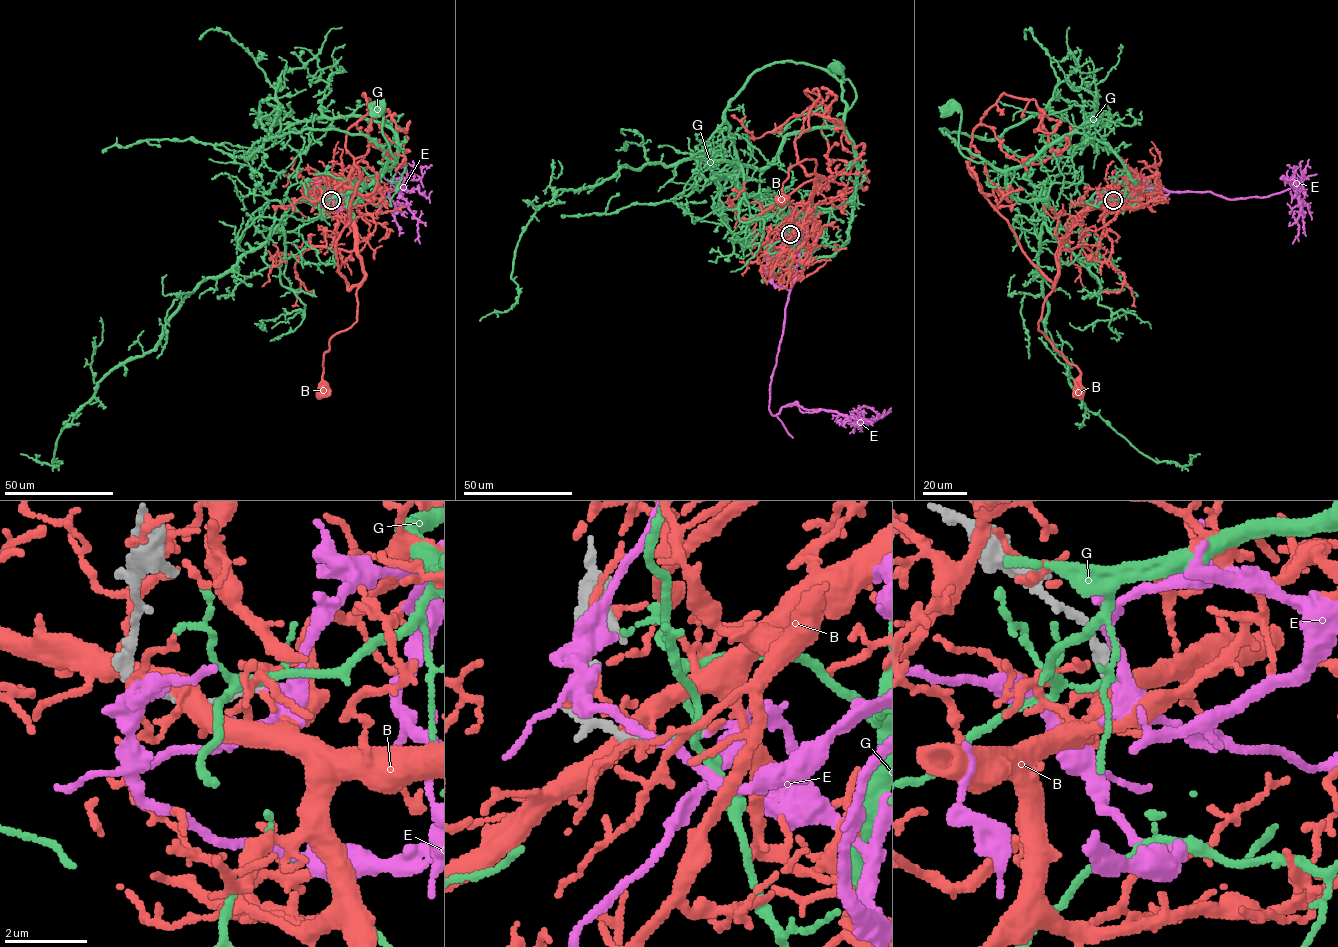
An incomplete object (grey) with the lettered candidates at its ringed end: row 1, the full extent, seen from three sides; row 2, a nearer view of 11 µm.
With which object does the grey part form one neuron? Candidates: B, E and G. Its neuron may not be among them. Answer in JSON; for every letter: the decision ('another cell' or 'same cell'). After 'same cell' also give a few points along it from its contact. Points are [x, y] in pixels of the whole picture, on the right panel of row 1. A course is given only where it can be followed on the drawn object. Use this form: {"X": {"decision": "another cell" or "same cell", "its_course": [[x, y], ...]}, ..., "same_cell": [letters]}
{"B": {"decision": "another cell"}, "E": {"decision": "another cell"}, "G": {"decision": "another cell"}, "same_cell": []}

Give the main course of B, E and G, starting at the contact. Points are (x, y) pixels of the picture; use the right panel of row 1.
B: (1113, 200), (1088, 208), (1069, 230), (1057, 254), (1058, 278), (1038, 322), (1052, 345), (1078, 369), (1081, 391)
E: (1113, 200), (1145, 188), (1269, 196), (1294, 185), (1282, 176), (1296, 190), (1286, 165)
G: (1113, 200), (1136, 183), (1106, 144), (1065, 134), (998, 170), (966, 157), (961, 113), (946, 109)

